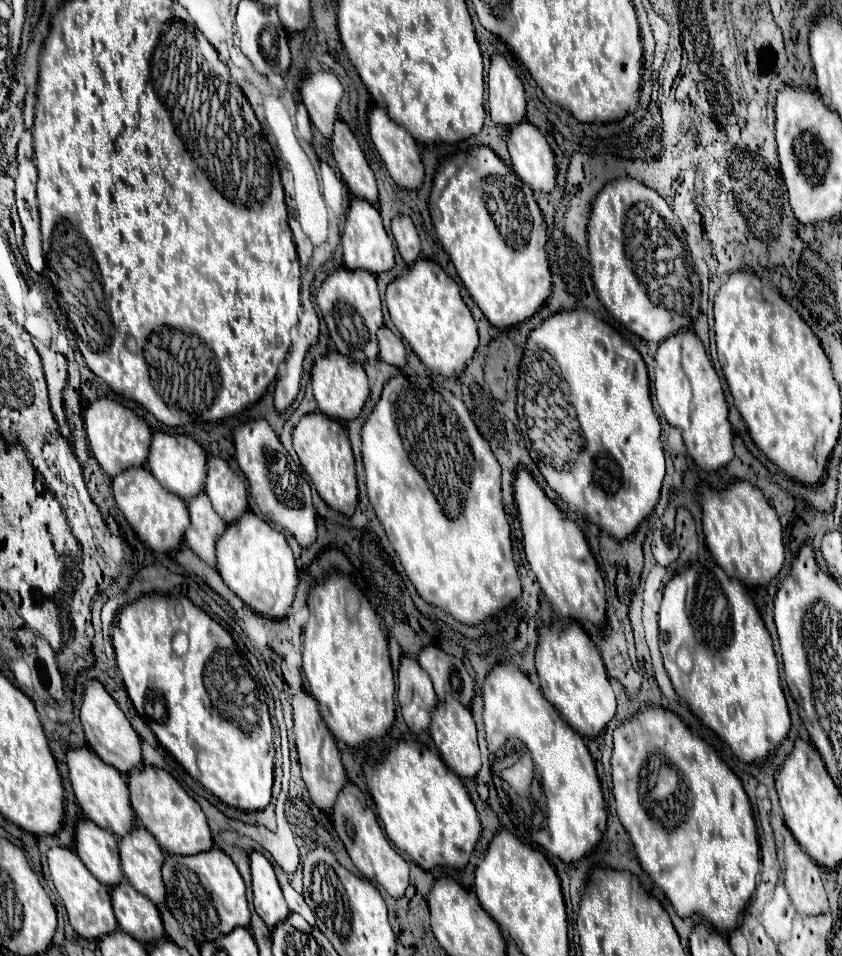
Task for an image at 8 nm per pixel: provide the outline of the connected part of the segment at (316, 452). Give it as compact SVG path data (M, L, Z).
M321 412L307 414L297 422L293 430L293 450L297 452L301 466L309 474L317 494L325 500L325 504L347 518L353 516L357 506L357 478L351 442L345 426L333 418L327 418Z

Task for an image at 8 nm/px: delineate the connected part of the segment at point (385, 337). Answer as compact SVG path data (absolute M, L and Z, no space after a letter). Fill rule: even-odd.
M381 328L377 332L377 338L379 338L379 348L381 348L381 354L379 358L391 366L397 366L397 368L403 368L407 364L407 352L405 352L405 346L401 342L399 336L395 336L389 328Z

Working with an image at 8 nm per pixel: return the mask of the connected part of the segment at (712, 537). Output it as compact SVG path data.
M733 482L721 492L703 488L699 502L707 548L717 566L721 566L729 578L737 578L749 588L767 586L783 566L783 534L779 518L761 490L749 482Z

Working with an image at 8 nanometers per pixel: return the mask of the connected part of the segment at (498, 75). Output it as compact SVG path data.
M493 54L487 74L489 86L489 114L501 126L519 124L525 118L525 92L517 72L507 64L501 54Z

